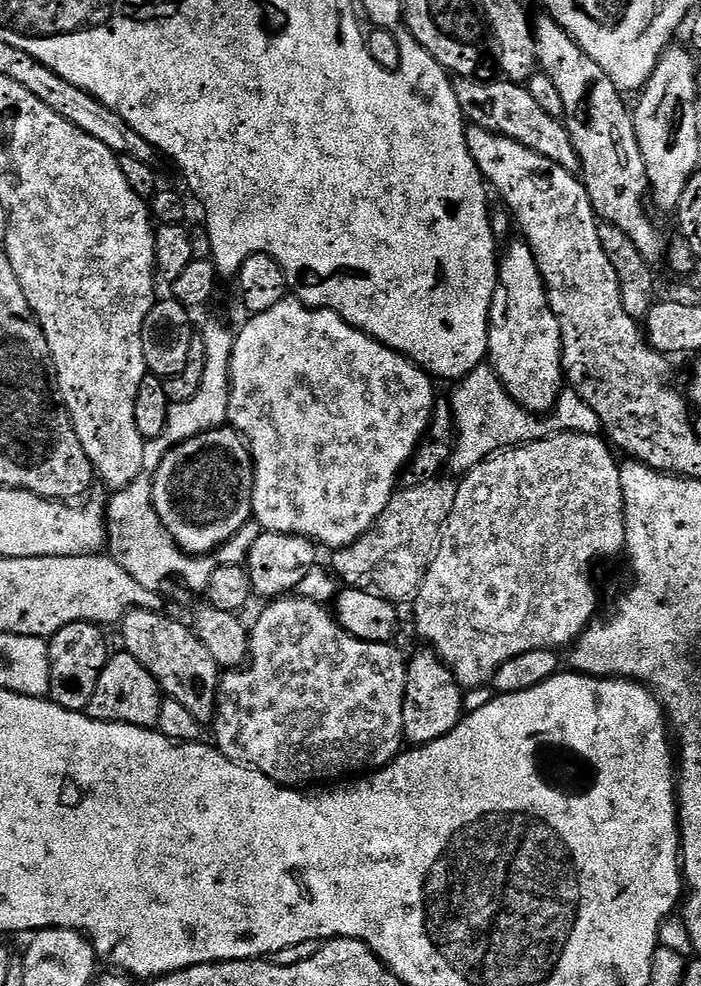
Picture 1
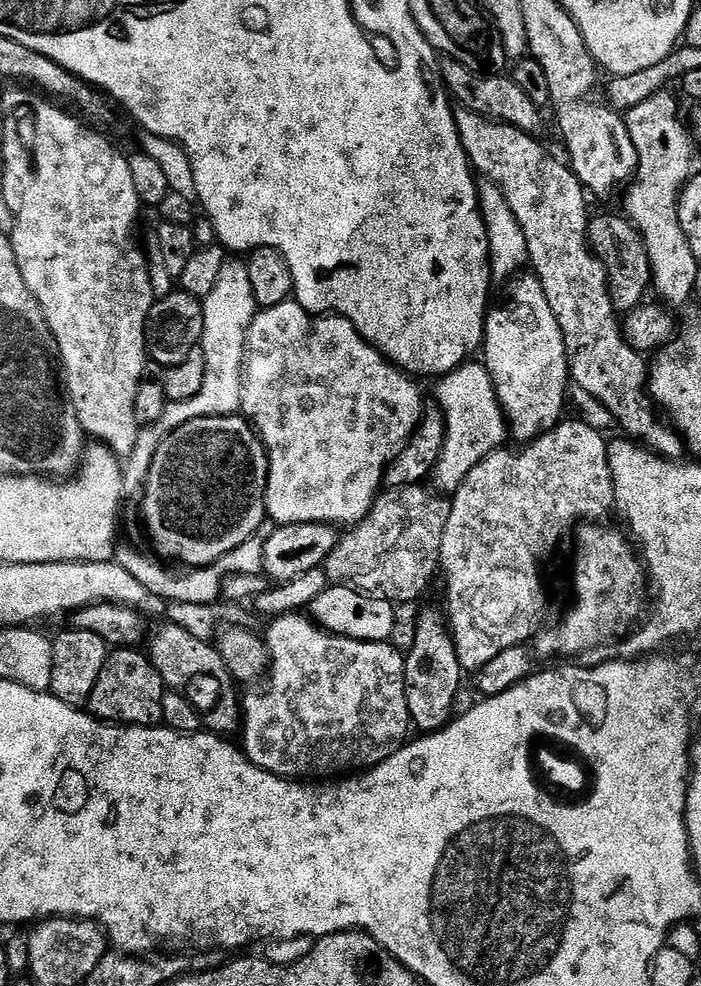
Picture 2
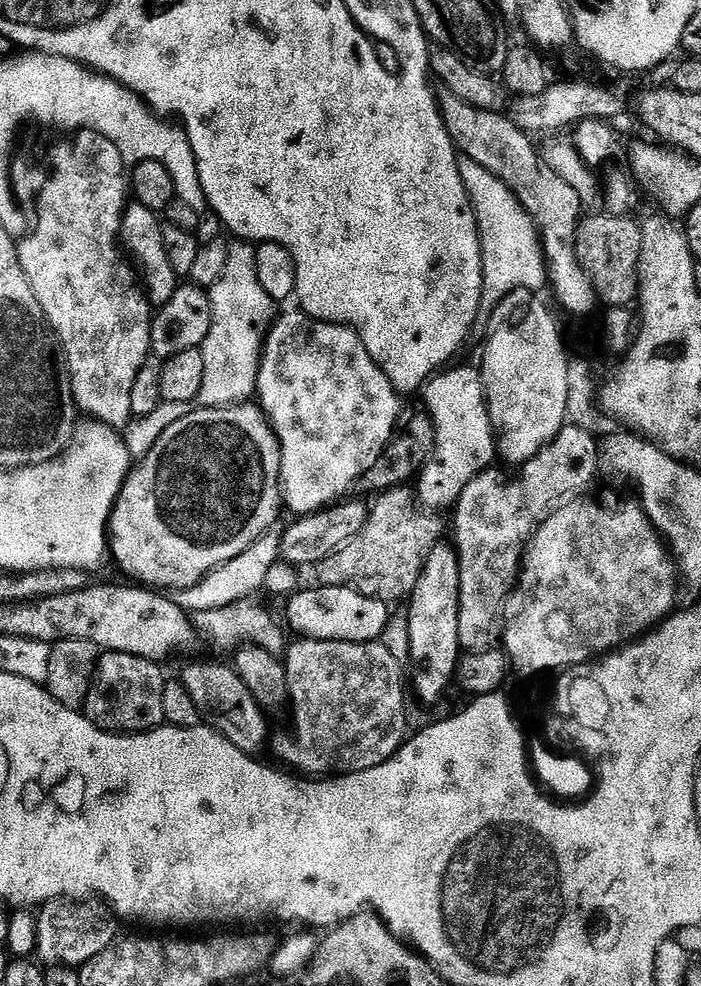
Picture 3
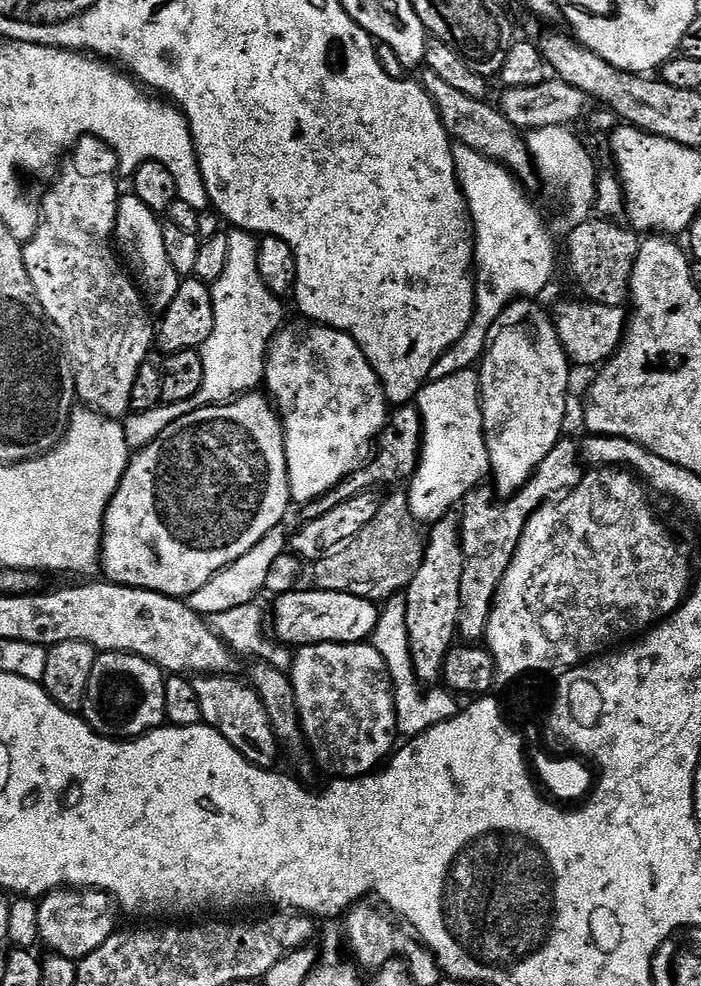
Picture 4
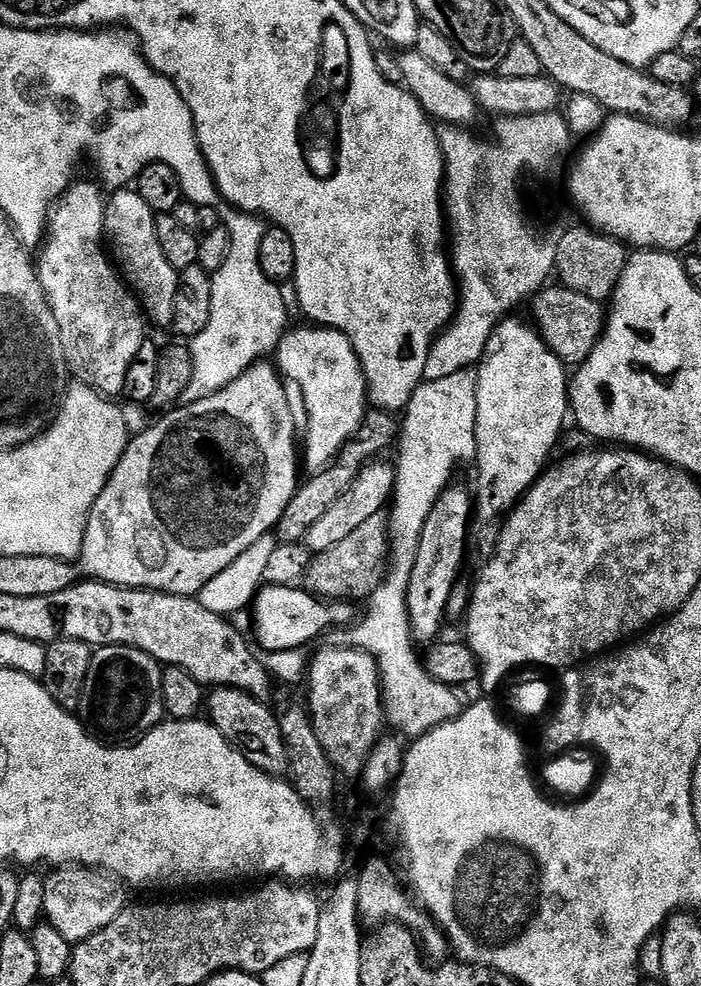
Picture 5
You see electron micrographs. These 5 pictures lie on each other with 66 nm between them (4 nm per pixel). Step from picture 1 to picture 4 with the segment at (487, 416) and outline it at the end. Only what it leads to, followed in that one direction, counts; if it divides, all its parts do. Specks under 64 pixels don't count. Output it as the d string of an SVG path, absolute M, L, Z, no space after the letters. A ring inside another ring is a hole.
M467 368L450 378L429 380L416 395L414 407L420 416L422 439L416 467L407 481L408 512L413 521L435 522L459 505L489 475L484 437L482 380Z

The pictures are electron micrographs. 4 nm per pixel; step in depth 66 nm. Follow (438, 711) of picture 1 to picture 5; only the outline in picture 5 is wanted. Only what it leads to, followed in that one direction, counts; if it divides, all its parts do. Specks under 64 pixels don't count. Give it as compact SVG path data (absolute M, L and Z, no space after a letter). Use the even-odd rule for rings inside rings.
M453 482L438 498L438 502L434 502L434 510L430 510L426 526L422 526L418 558L414 558L414 574L410 574L410 586L406 590L410 630L417 645L431 645L444 628L450 594L461 577L459 574L464 562L464 543L468 540L468 519L471 521L473 516L473 493L469 489L467 492L459 482Z

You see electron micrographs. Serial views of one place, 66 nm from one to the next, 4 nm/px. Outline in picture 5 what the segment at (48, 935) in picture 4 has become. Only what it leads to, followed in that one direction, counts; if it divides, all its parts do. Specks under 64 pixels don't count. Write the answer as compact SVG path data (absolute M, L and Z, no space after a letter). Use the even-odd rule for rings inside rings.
M60 866L49 872L52 873L44 876L46 898L43 919L50 926L54 926L58 934L62 934L66 943L73 946L98 934L98 930L110 926L110 922L114 922L114 918L118 918L118 914L122 914L122 910L129 903L129 889L115 876L101 869Z

